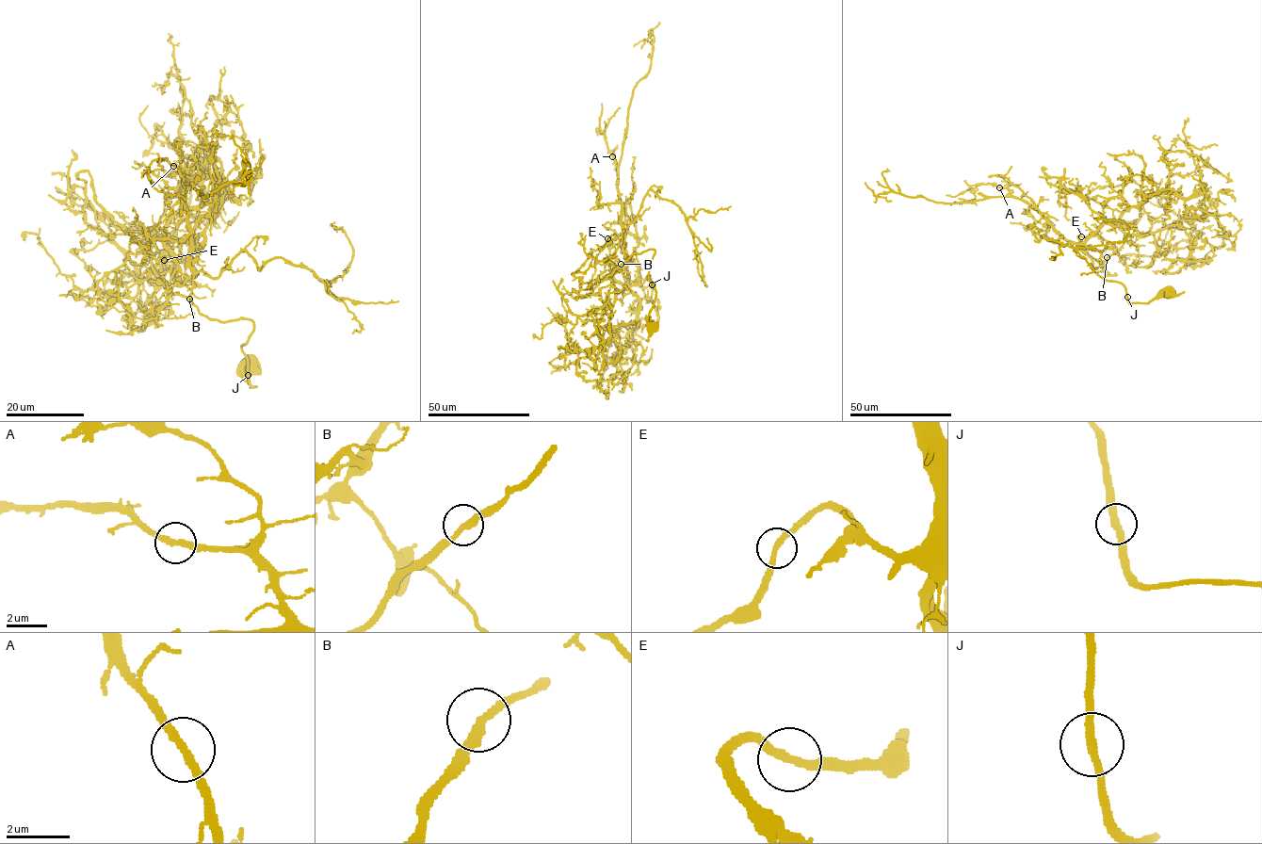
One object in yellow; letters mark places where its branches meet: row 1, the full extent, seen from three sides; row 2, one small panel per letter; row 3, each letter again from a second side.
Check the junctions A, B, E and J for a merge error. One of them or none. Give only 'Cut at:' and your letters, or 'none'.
Cut at: none

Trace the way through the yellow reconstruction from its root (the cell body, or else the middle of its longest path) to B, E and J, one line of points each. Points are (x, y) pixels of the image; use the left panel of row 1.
B: (249, 367), (240, 373), (256, 386), (250, 382), (242, 349), (253, 323), (211, 319), (189, 299)
E: (249, 367), (256, 386), (253, 323), (202, 316), (153, 267), (153, 242), (202, 235), (191, 276), (164, 260)
J: (249, 367), (240, 373), (251, 386), (256, 386), (250, 384), (248, 375)

